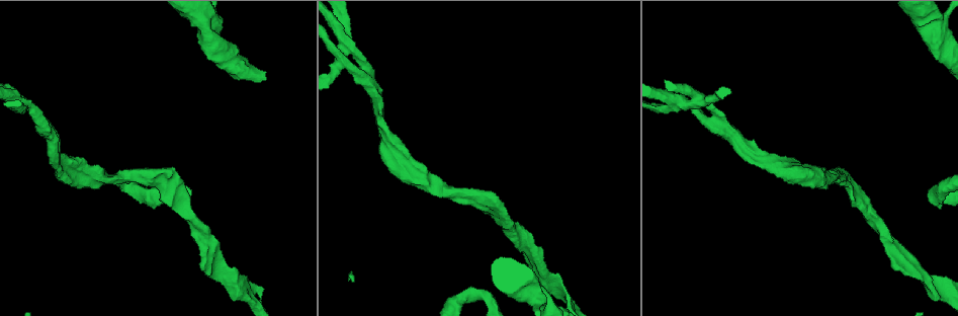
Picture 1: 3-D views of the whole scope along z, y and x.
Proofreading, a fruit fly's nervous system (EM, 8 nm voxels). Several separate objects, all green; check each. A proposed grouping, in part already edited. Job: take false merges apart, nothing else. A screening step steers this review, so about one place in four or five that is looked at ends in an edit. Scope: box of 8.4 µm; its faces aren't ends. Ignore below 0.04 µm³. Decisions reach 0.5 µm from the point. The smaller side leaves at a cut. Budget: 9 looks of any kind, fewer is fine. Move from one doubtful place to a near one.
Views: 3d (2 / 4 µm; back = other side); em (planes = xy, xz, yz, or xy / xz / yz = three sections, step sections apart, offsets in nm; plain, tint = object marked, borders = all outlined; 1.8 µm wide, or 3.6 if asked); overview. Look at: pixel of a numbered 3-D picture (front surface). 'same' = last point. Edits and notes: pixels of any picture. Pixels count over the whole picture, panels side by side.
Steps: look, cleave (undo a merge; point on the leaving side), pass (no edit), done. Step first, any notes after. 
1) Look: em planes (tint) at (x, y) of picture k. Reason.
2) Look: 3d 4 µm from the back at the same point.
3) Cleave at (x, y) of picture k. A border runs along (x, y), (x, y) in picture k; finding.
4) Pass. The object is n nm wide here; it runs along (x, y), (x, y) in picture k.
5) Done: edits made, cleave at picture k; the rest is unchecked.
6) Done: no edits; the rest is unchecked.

Look: 3d 2 µm from the back at (365, 74) of picture 1.

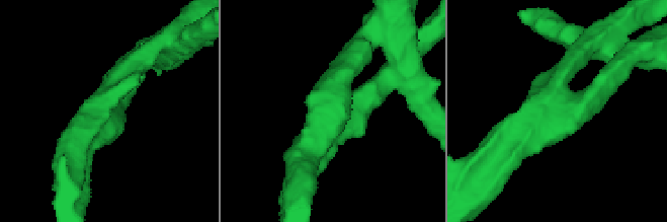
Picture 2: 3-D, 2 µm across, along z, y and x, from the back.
Look: em 3.6 µm planes (tint) at (330, 110) of picture 2. Shape alone is not enough.

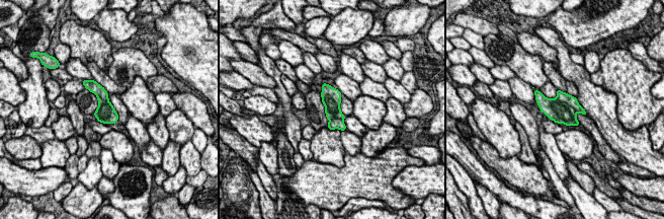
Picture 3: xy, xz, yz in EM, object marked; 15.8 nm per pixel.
Pass. The object is 320 nm wide here; one neuron here.

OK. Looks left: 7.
Look: 3d 2 µm at (139, 175) of picture 1.

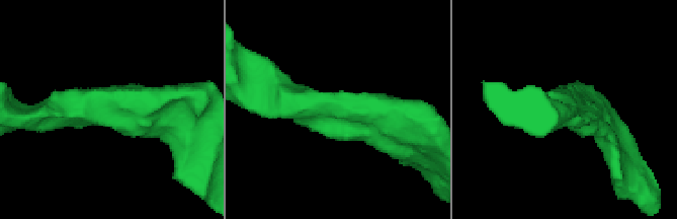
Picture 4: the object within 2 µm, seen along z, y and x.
Look: em planes (borders) at (111, 110) of picture 4. 3 arms meet here; the arms are 180, 200, 280 nm wide; shape alone is not enough.

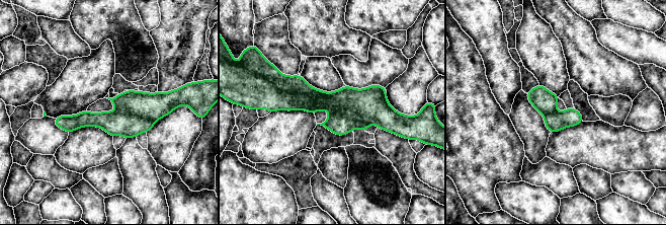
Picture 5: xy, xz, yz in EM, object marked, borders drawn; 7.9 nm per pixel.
Pass. One neuron here.

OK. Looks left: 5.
Look: em planes (tint) at (61, 174) of picture 1. Sudden change in width.

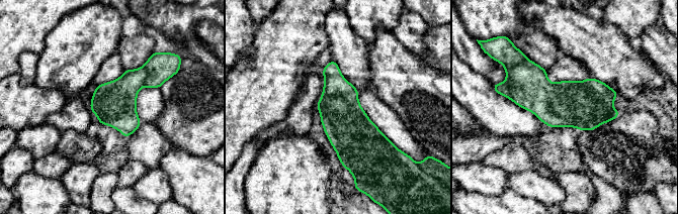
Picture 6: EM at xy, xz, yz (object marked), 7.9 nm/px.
Pass. All the same neuron.

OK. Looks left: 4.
Look: em planes (borders) at (209, 244) of picture 1.

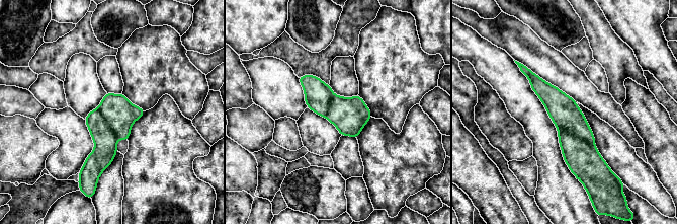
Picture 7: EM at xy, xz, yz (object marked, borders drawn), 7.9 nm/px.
Pass. The object is 260 nm wide here; it runs along (523, 69), (572, 124), (576, 172) in picture 7; one neuron here.

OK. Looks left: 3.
Done: no edits; the rest is unchecked.

